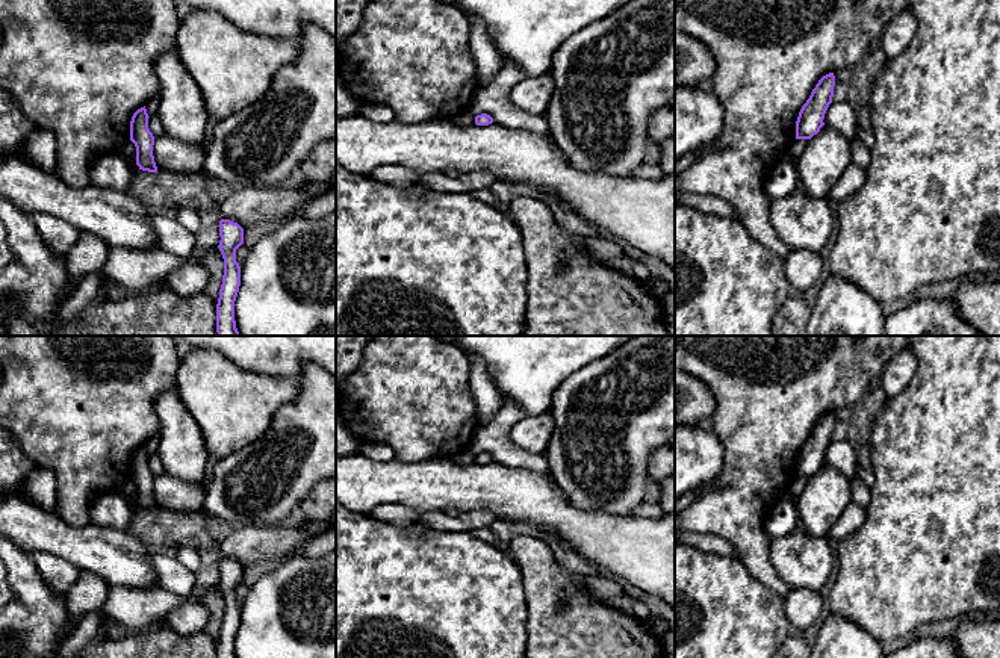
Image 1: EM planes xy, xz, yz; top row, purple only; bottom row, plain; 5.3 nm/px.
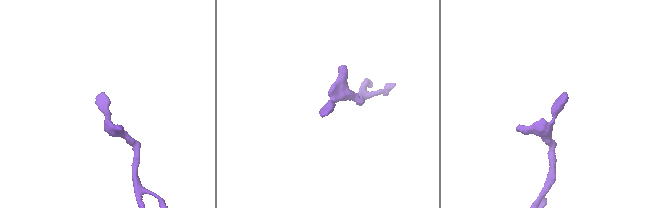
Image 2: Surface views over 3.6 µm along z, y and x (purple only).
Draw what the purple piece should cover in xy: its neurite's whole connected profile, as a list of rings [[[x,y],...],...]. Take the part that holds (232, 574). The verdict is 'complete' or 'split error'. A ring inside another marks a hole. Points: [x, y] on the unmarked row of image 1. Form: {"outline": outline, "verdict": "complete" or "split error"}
{"outline": [[[230,558],[219,560],[219,590],[224,597],[224,614],[216,643],[216,658],[234,658],[234,640],[241,625],[241,605],[236,588],[244,582],[244,567]]], "verdict": "complete"}

